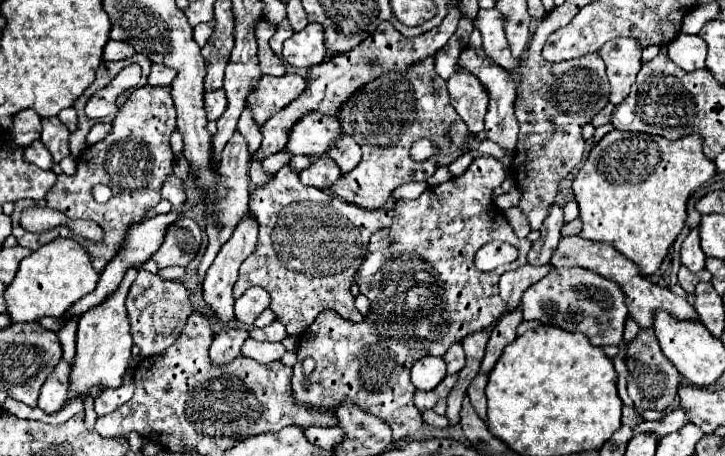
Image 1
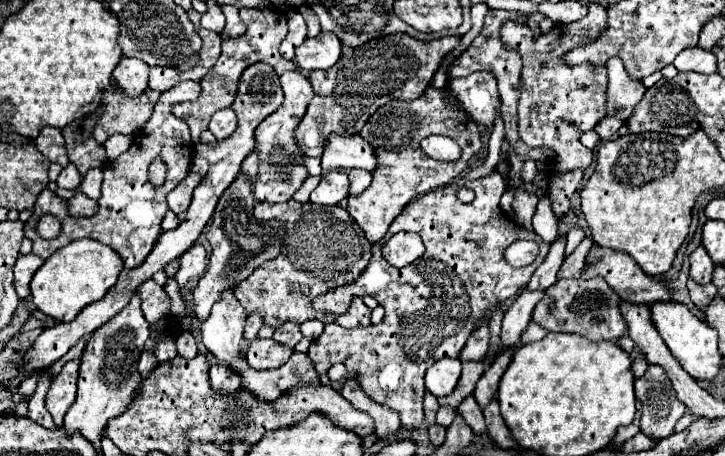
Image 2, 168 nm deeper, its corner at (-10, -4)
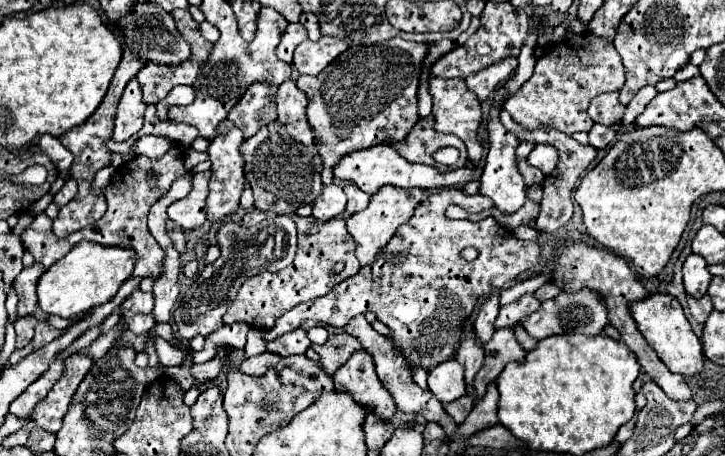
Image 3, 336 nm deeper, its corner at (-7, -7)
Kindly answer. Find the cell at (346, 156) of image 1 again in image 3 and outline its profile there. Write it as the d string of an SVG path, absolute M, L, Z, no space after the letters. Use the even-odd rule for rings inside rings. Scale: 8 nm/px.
M345 184L343 190L347 194L347 206L345 206L345 214L347 216L353 216L355 212L363 210L369 204L369 194L361 192L355 184Z

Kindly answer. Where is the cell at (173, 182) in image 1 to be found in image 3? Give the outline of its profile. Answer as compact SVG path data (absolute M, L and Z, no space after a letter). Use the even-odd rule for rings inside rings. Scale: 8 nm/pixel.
M211 170L207 172L199 172L193 176L193 190L173 202L167 210L169 218L179 224L183 230L197 230L205 224L207 220L207 206L205 206L205 198L207 198L207 184L209 184L209 176L211 176Z

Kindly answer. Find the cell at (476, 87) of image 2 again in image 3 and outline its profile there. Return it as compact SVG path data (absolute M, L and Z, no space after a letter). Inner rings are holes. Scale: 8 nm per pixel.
M505 58L499 64L491 64L489 68L483 68L471 76L465 78L467 86L471 88L471 92L475 92L479 96L479 100L485 100L497 86L499 82L505 82L517 68L517 60Z

